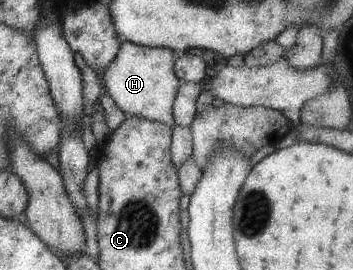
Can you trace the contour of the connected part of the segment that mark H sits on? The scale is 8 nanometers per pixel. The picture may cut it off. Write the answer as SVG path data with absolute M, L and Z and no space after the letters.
M128 40L121 42L114 60L103 70L102 82L108 96L126 117L142 117L174 126L171 110L180 81L173 71L176 55L162 47L145 47Z

